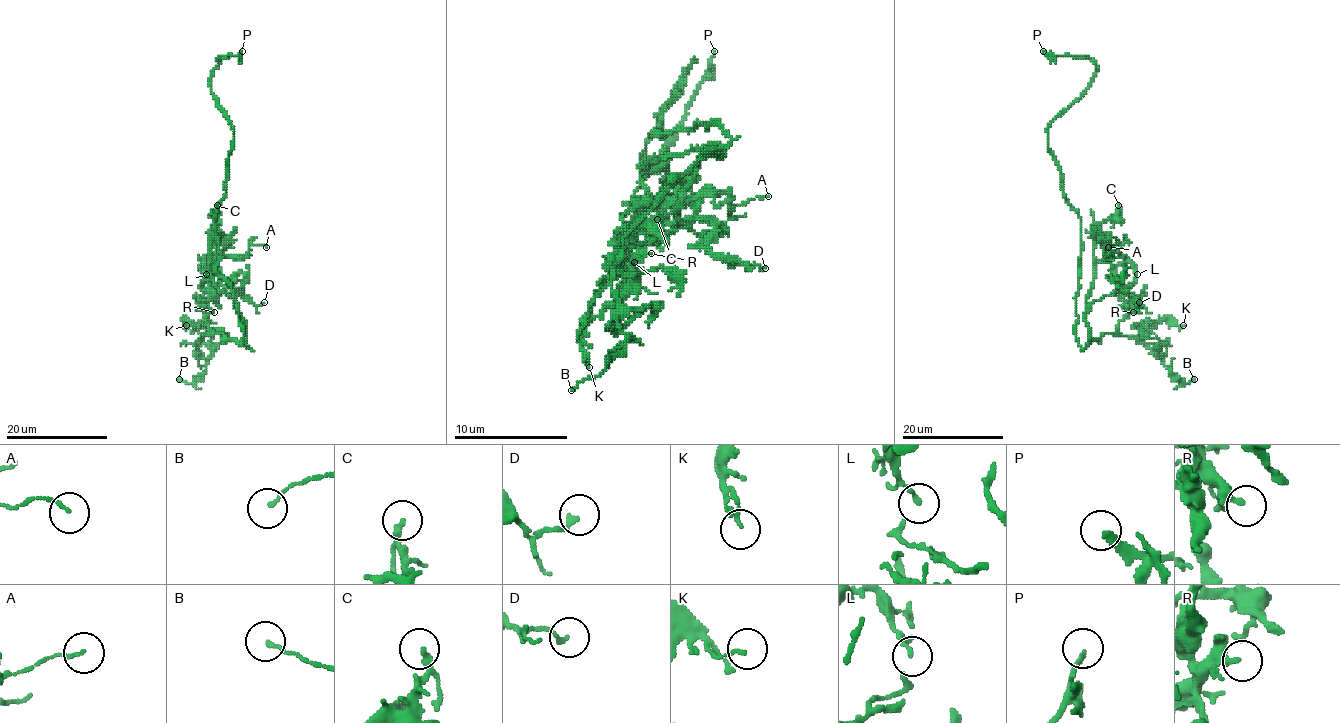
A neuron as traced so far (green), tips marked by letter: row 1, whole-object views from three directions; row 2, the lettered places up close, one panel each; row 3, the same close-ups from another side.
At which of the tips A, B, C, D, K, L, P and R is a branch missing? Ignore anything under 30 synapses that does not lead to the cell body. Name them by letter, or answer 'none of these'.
P

